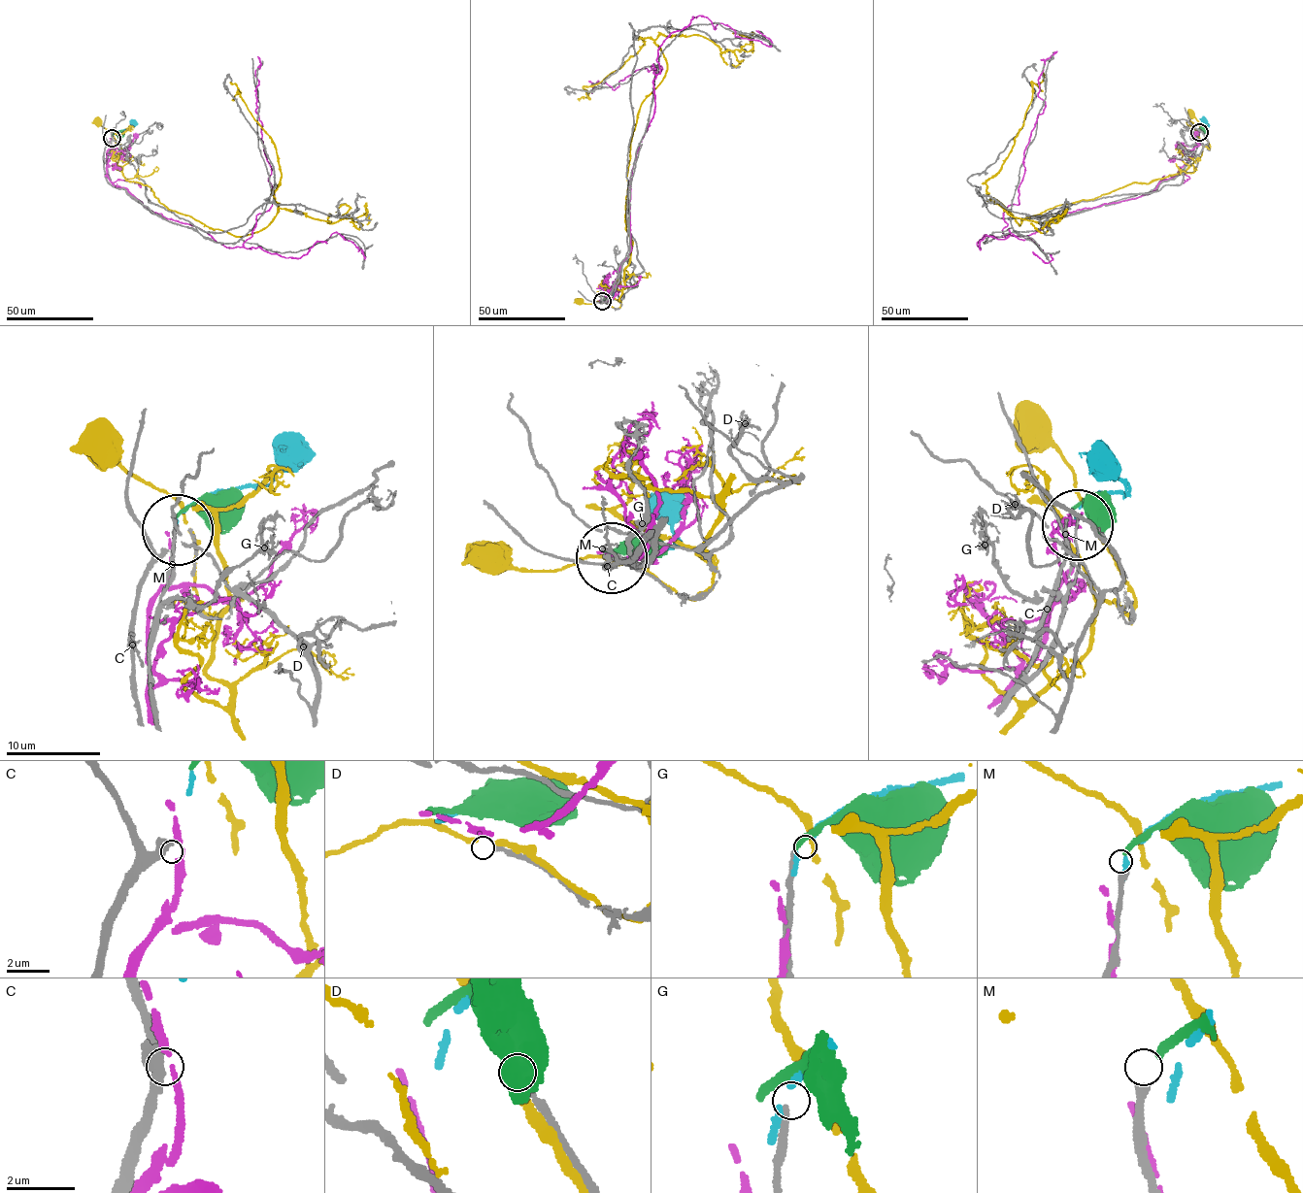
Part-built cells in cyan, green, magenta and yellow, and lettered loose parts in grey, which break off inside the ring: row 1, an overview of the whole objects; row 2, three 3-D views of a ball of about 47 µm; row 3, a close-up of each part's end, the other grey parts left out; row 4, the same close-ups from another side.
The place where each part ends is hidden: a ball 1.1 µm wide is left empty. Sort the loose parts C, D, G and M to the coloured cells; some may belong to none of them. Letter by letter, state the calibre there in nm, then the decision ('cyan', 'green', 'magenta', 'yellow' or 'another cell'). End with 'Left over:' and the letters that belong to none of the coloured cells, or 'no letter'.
C: 360 nm thick; another cell
D: 240 nm thick; another cell
G: 220 nm thick; another cell
M: 260 nm thick; green
Left over: C, D, G

